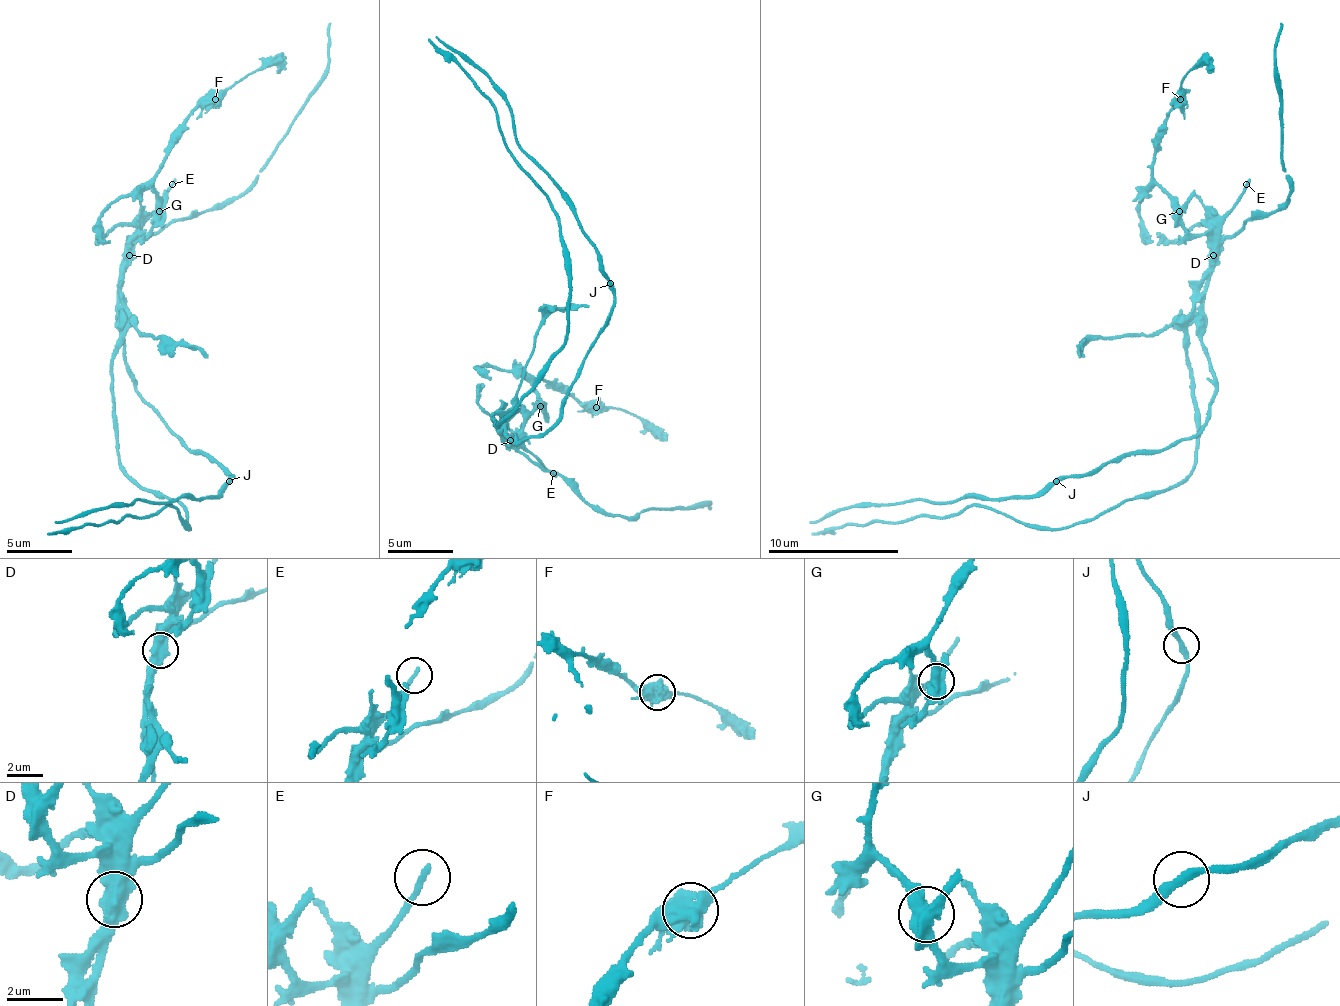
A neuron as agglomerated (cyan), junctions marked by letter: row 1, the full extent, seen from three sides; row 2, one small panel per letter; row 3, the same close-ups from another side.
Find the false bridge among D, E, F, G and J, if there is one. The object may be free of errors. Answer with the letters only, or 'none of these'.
D

